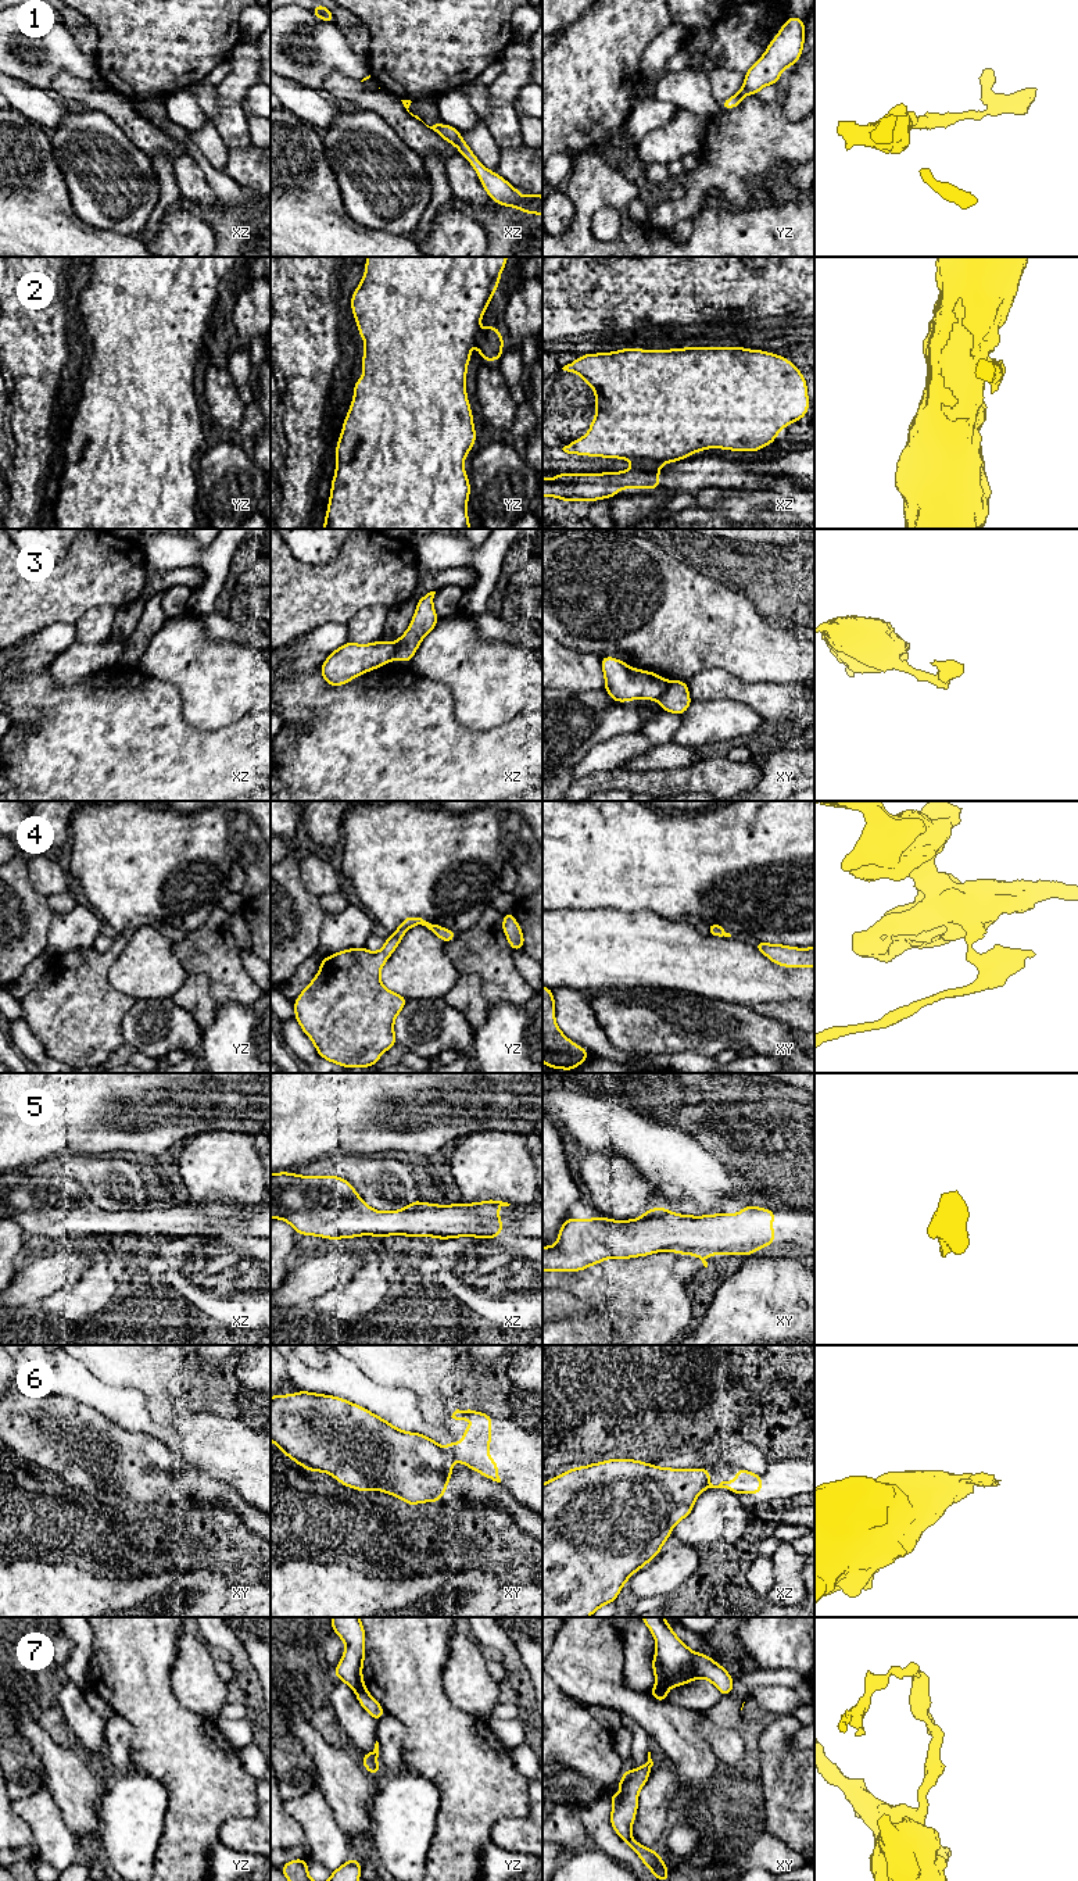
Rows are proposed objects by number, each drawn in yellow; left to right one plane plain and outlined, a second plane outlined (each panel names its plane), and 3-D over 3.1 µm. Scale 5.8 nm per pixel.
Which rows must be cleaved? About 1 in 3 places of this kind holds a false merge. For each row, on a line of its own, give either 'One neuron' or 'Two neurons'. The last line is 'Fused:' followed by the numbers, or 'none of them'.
1: One neuron
2: Two neurons
3: Two neurons
4: One neuron
5: One neuron
6: Two neurons
7: Two neurons
Fused: 2, 3, 6, 7

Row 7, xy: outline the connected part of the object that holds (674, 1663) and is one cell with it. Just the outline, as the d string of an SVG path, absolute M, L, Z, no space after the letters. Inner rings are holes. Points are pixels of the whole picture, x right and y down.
M641 1617L651 1630L655 1642L652 1670L656 1685L663 1689L684 1685L696 1678L709 1680L727 1696L733 1691L734 1678L712 1658L691 1651L671 1630L665 1617Z

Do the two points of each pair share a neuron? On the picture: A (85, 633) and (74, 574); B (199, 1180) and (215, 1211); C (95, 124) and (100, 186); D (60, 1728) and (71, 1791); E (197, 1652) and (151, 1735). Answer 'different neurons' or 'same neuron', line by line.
A: different neurons
B: different neurons
C: same neuron
D: different neurons
E: different neurons

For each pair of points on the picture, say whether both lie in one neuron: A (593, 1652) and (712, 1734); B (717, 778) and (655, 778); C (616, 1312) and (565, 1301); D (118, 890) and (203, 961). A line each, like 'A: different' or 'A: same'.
A: different
B: same
C: different
D: different

